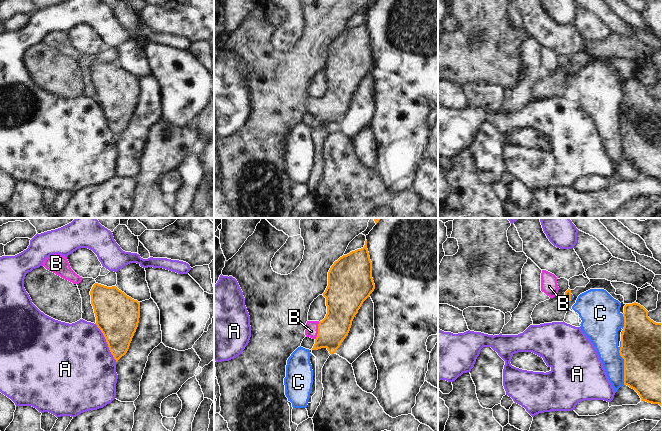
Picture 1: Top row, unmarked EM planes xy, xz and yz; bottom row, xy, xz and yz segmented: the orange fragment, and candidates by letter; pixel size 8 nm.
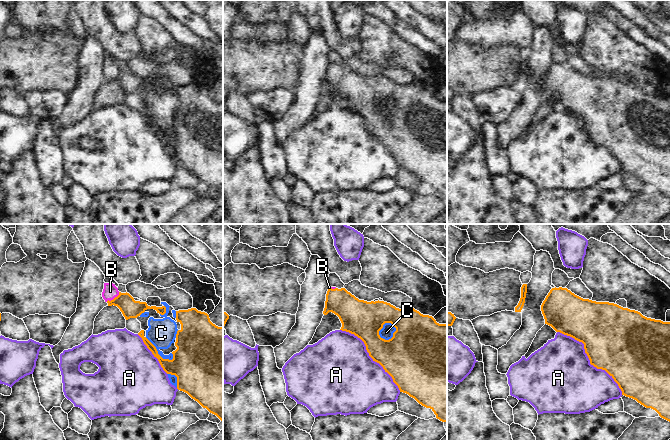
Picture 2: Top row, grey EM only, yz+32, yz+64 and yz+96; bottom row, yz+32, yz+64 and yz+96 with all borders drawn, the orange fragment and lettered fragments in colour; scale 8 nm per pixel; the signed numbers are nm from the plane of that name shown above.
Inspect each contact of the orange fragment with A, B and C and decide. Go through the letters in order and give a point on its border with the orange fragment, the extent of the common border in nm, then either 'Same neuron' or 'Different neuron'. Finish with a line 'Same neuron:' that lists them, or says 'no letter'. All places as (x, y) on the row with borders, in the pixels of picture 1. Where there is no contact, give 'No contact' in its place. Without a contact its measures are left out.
A: Touches orange at xy (106, 341). Shared border 360 nm. Different neuron
B: Touches orange at xz (318, 331). Shared border 150 nm. Same neuron
C: Touches orange at yz (624, 363). Shared border 360 nm. Different neuron
Same neuron: B

